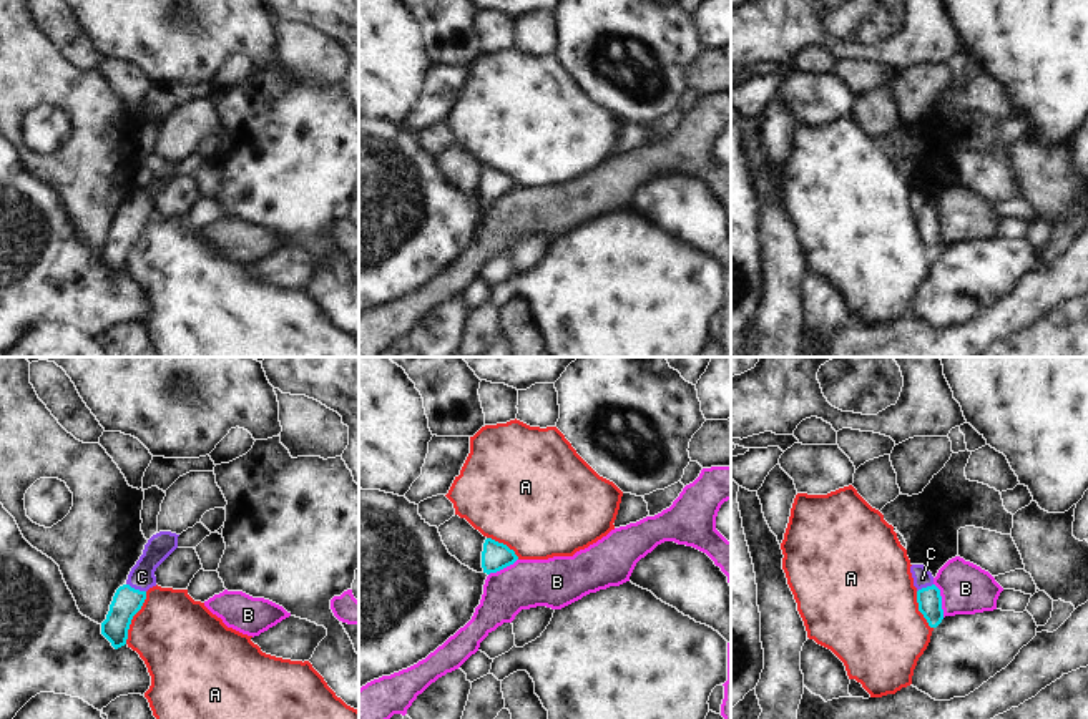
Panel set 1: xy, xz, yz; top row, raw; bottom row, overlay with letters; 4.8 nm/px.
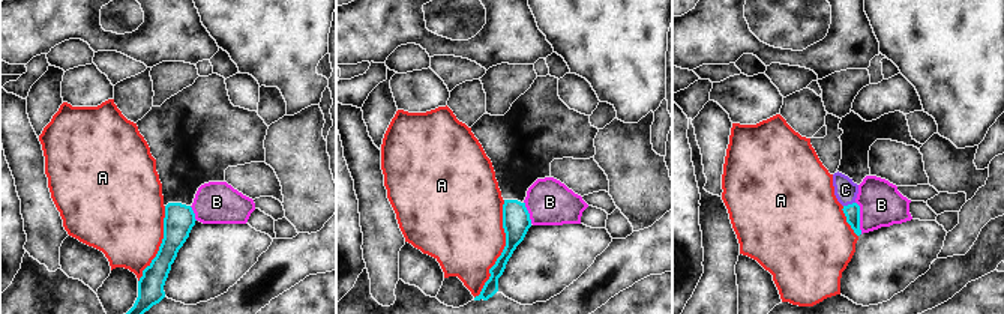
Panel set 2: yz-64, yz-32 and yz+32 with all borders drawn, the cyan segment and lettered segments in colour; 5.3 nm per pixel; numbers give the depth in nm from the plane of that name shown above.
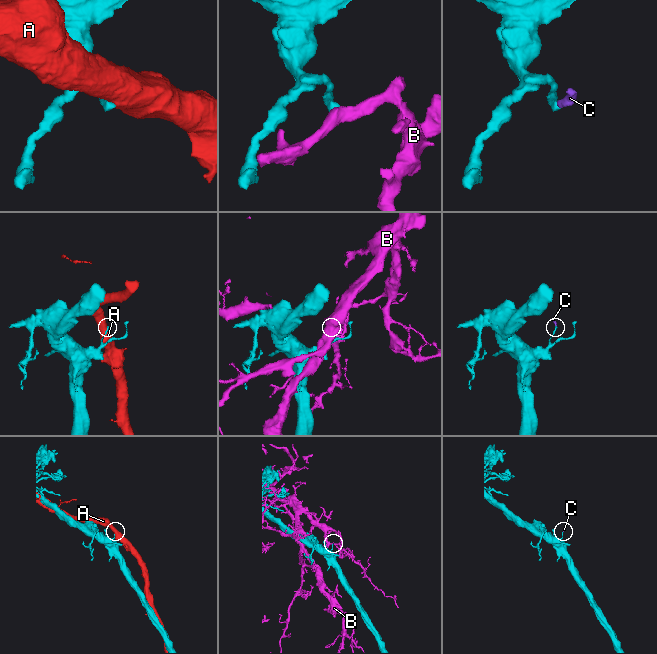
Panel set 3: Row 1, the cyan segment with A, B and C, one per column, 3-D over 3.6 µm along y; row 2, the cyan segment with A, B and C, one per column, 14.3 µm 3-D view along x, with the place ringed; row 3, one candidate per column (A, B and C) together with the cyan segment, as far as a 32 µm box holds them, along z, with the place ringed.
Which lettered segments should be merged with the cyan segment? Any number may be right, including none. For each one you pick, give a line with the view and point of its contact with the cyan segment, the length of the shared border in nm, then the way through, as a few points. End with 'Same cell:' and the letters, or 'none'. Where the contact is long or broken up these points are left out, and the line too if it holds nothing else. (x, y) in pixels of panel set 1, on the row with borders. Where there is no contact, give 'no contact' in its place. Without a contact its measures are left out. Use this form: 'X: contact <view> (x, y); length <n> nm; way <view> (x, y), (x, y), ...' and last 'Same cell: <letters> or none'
C: contact xy (137, 590); length 100 nm; way xy (127, 601), (137, 590), (142, 577)
Same cell: C

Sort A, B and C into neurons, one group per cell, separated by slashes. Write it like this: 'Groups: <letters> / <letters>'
Groups: A / B / C

